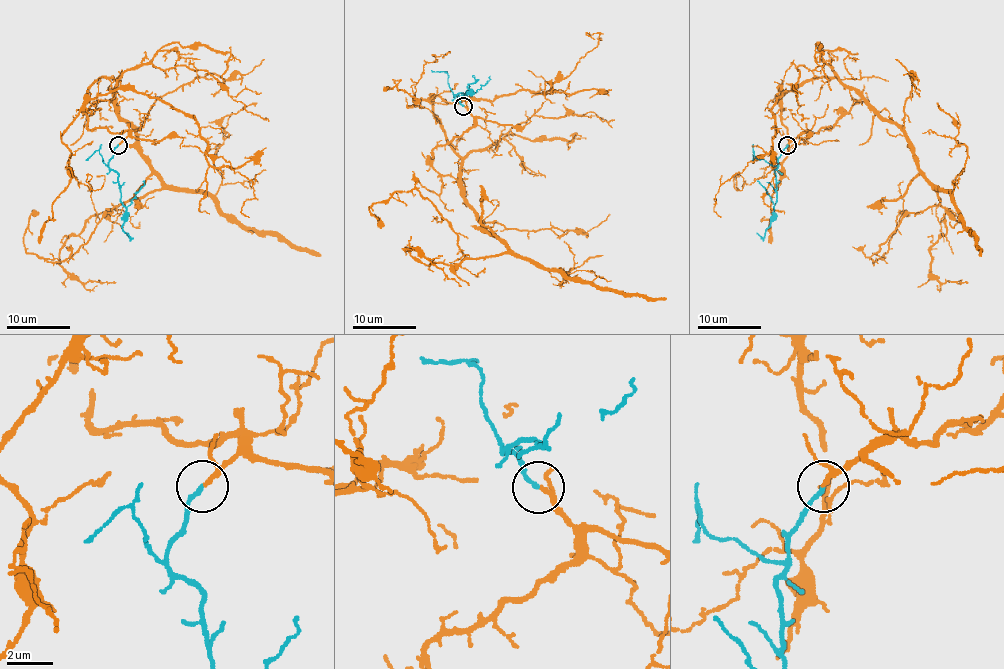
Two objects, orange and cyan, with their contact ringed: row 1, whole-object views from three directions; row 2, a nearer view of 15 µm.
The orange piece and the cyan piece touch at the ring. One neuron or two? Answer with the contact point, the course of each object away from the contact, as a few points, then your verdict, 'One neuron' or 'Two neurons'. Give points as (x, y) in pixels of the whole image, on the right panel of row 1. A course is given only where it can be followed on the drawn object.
Place: (787, 145). Course of orange: (788, 145), (831, 128), (861, 97), (829, 77), (778, 99), (781, 90), (767, 153), (715, 196), (721, 216). Course of cyan: (788, 145), (778, 159), (775, 174), (777, 202), (773, 220), (762, 237), (756, 232). One neuron

